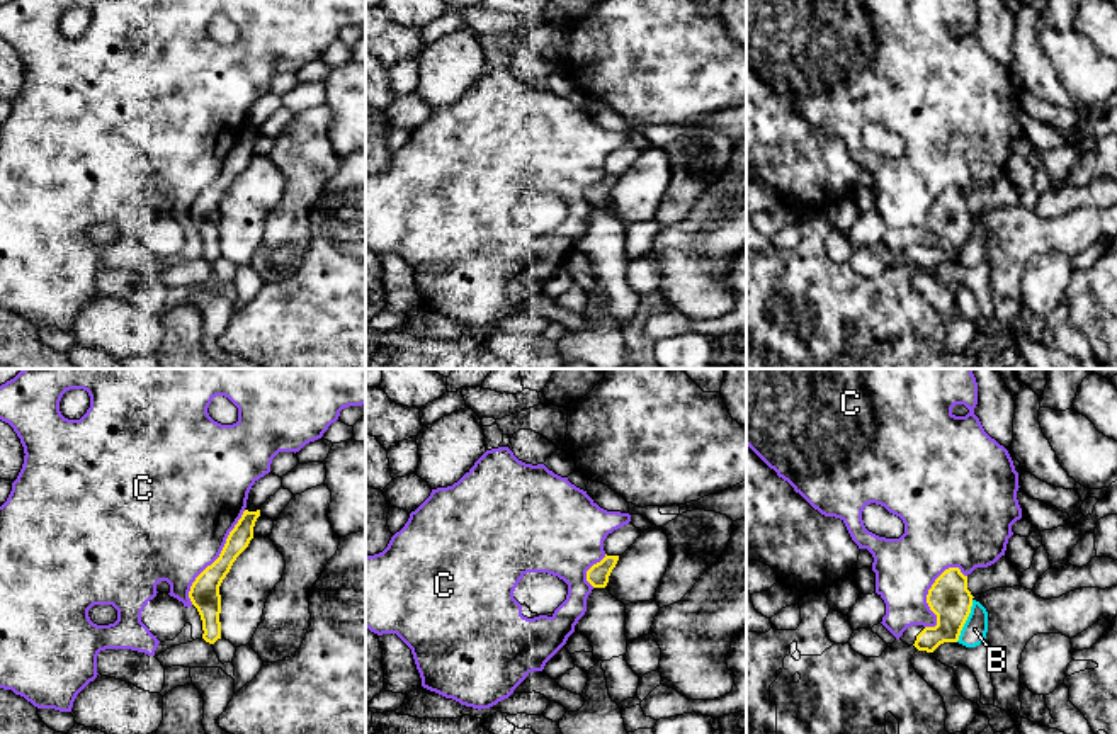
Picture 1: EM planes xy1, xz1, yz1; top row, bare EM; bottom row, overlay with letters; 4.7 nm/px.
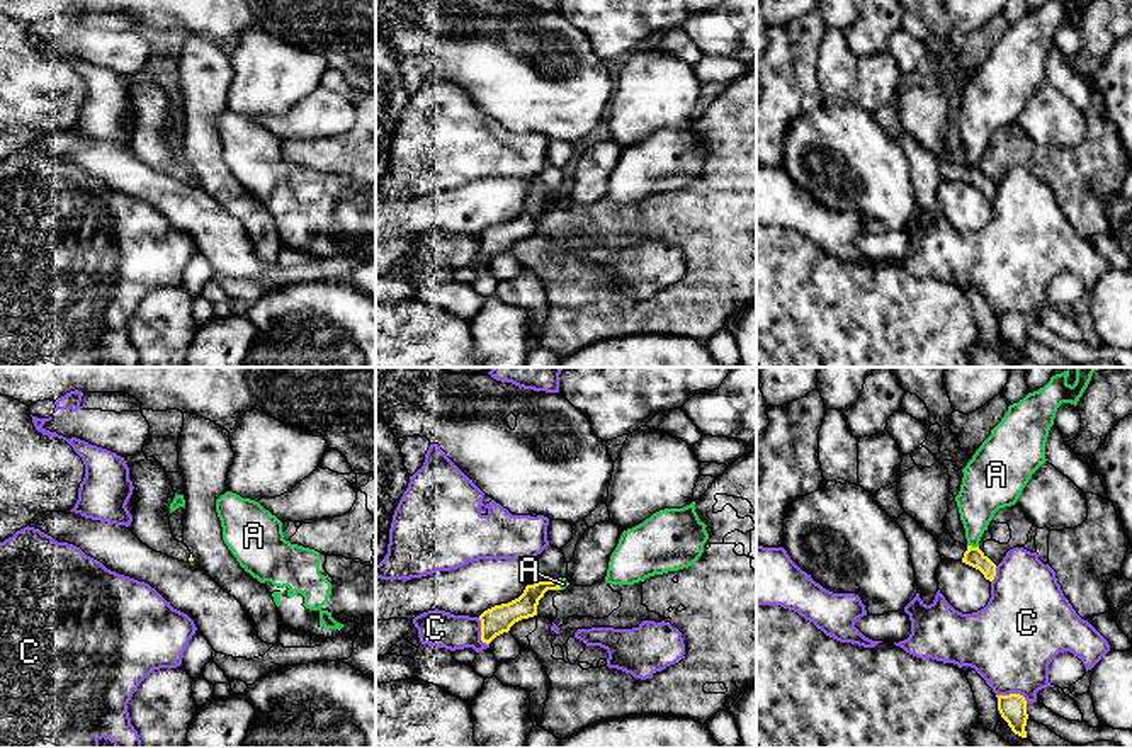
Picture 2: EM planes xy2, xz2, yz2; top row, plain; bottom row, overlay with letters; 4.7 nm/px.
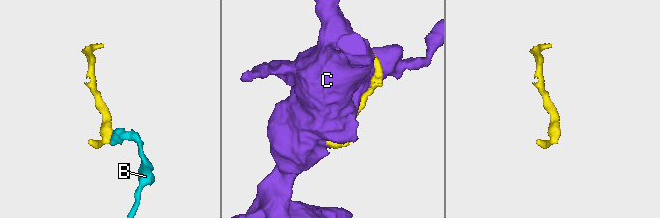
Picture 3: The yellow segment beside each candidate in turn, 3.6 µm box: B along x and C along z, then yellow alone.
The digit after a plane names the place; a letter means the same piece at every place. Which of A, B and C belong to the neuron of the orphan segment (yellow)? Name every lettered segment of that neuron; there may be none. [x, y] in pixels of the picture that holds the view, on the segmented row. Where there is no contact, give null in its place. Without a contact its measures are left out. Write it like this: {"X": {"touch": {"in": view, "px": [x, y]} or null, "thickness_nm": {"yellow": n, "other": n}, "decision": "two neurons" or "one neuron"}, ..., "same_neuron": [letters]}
{"A": {"touch": {"in": "yz2", "px": [971, 546]}, "thickness_nm": {"yellow": 90, "other": 220}, "decision": "two neurons"}, "B": {"touch": {"in": "yz1", "px": [966, 619]}, "thickness_nm": {"yellow": 200, "other": 120}, "decision": "two neurons"}, "C": {"touch": {"in": "xy1", "px": [218, 558]}, "thickness_nm": {"yellow": 140, "other": 480}, "decision": "two neurons"}, "same_neuron": []}

